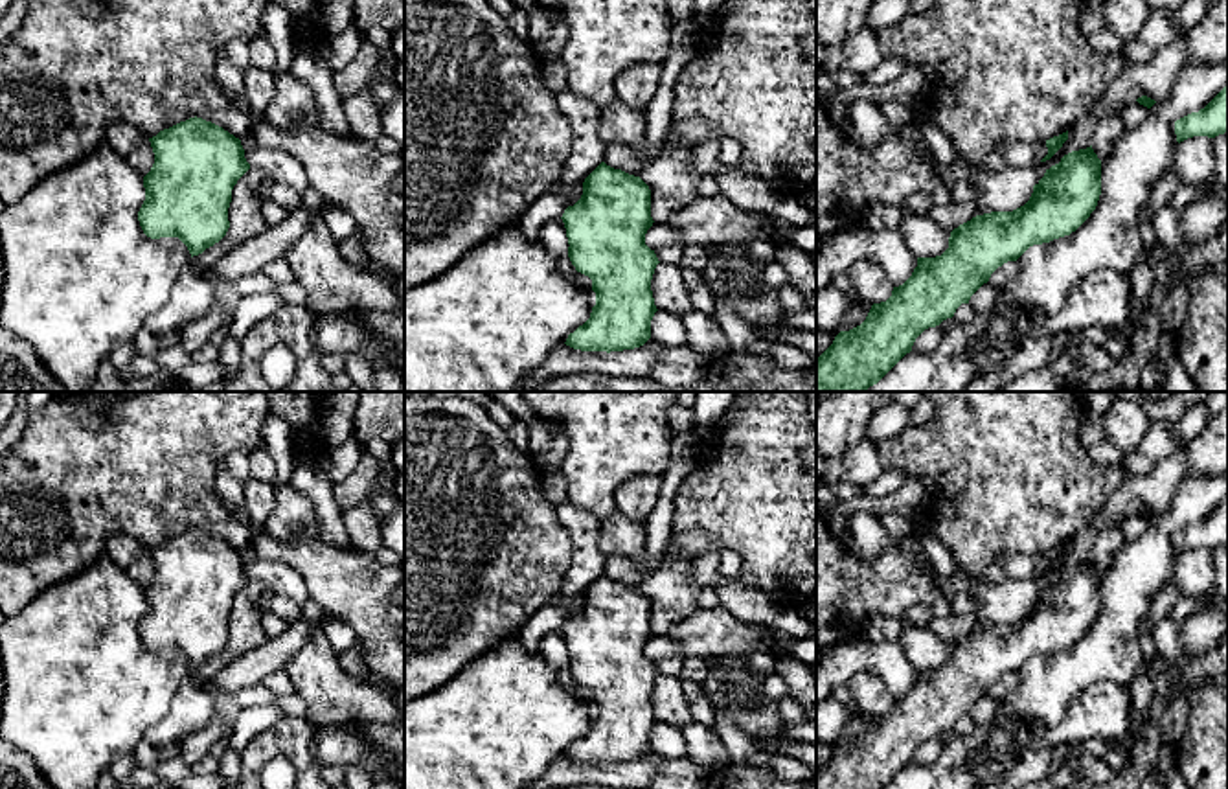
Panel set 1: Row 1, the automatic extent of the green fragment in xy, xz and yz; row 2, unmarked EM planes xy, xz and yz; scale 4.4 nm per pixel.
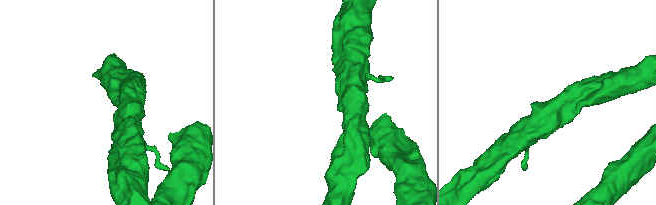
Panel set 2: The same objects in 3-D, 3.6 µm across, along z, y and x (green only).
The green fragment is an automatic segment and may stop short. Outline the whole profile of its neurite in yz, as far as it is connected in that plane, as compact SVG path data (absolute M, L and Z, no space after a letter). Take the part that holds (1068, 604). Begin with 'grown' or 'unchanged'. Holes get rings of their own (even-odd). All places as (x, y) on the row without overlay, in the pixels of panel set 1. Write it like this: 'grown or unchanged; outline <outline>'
unchanged; outline M1092 557L1072 563L1046 581L1033 598L1029 612L1013 623L976 627L950 644L949 660L936 669L917 669L912 688L893 699L886 714L873 715L866 732L840 743L833 756L816 769L816 789L884 789L928 739L952 730L961 715L989 693L1007 673L1017 673L1029 658L1050 655L1075 644L1096 622L1101 607L1101 572Z

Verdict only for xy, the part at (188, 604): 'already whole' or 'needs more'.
already whole

